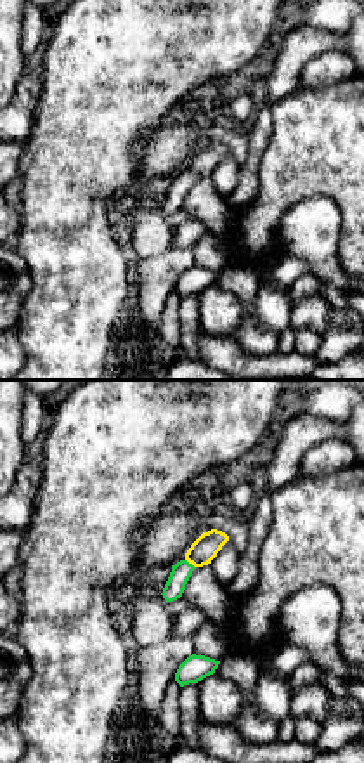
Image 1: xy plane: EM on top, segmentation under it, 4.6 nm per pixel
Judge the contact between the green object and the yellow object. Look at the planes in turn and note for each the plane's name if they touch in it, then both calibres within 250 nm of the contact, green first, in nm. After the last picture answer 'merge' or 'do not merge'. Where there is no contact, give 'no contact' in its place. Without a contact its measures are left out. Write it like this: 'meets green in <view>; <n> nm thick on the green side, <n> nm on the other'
meets green in xy; 90 nm thick on the green side, 120 nm on the other

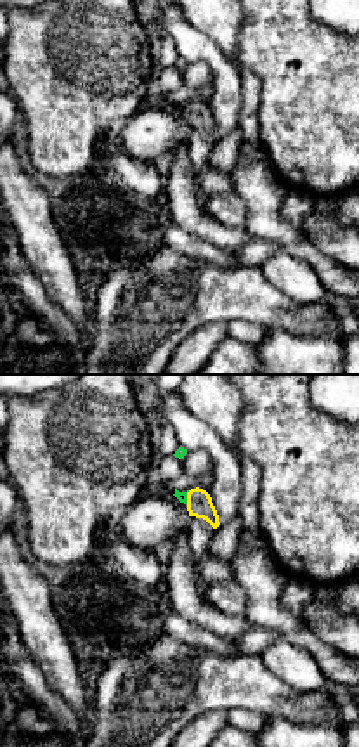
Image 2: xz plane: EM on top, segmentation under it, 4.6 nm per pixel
meets green in xz; 50 nm thick on the green side, 120 nm on the other

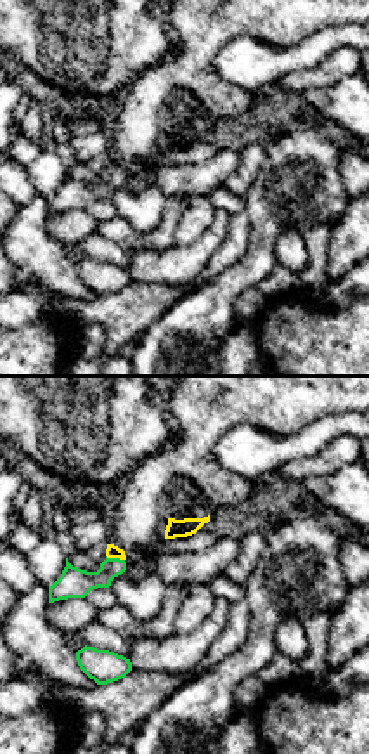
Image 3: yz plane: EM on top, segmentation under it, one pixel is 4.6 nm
meets green in yz; 140 nm thick on the green side, 60 nm on the other

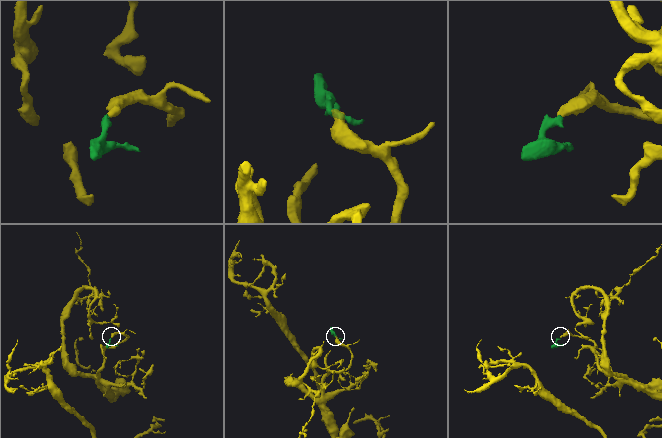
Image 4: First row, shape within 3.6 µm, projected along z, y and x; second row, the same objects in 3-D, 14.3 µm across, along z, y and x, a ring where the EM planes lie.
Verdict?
merge

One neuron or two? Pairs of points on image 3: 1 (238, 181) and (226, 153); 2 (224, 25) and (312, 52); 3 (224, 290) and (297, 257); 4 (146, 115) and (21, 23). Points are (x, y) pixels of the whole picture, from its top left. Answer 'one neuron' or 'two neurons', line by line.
1: two neurons
2: two neurons
3: two neurons
4: two neurons

